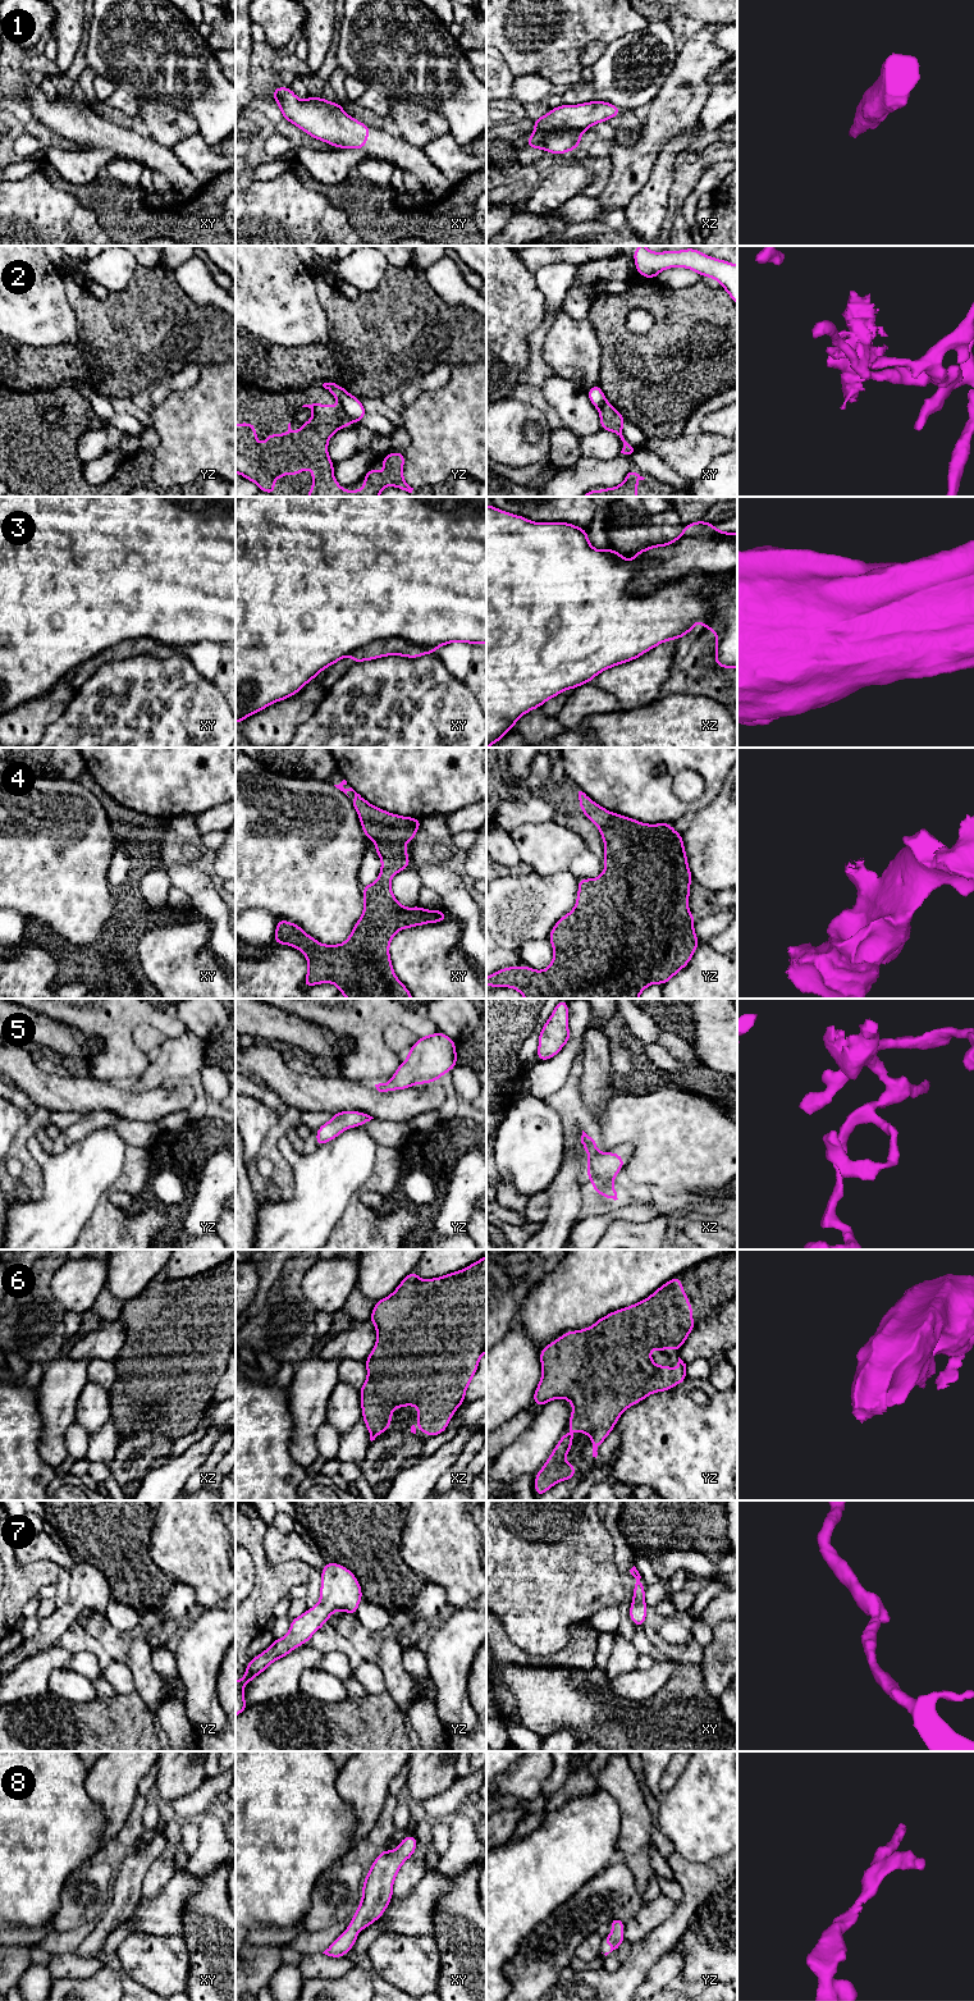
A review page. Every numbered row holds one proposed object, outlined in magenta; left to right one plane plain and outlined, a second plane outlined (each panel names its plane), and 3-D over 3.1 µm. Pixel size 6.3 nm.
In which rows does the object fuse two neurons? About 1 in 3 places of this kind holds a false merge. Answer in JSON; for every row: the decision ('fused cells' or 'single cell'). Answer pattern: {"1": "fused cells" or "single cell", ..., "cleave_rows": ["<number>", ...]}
{"1": "single cell", "2": "fused cells", "3": "fused cells", "4": "fused cells", "5": "single cell", "6": "single cell", "7": "single cell", "8": "single cell", "cleave_rows": ["2", "3", "4"]}

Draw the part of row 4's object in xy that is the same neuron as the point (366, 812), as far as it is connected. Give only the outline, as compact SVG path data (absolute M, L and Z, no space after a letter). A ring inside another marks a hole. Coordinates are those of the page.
M343 780L339 785L334 785L334 786L340 791L343 791L346 795L348 791L355 792L355 799L351 800L351 803L356 809L361 822L374 822L387 826L416 826L419 828L421 827L421 819L413 817L402 817L383 810L380 808L376 808L372 804L370 804L367 800L365 800L360 794L357 794L352 787L344 789L343 787L344 785L347 785L346 780Z

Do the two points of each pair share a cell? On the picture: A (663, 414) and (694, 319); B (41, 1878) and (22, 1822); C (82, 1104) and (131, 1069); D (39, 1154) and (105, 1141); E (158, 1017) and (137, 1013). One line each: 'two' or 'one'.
A: one
B: one
C: two
D: one
E: one

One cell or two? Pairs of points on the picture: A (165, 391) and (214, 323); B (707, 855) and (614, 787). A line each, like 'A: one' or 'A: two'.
A: two
B: two

